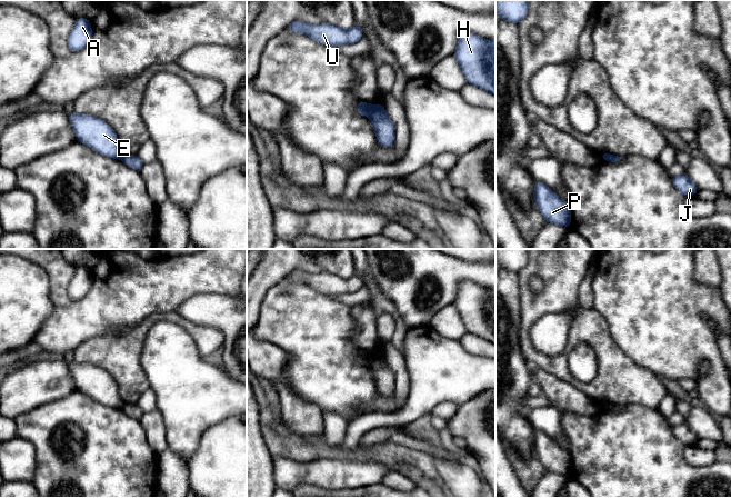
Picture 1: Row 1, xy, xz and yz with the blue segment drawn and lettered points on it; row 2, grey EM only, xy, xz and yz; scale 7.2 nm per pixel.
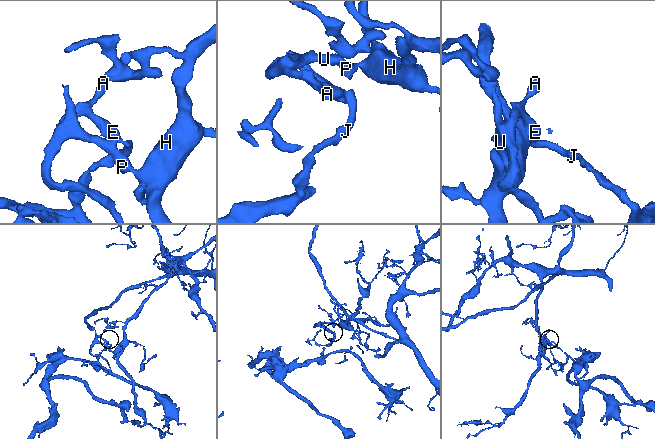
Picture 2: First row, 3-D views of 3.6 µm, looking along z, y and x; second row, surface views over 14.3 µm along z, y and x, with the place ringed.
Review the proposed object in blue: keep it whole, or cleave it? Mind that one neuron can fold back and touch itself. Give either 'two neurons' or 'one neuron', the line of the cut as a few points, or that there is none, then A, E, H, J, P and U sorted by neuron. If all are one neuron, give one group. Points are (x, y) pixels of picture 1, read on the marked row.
two neurons; cut in xz along (373, 106), (372, 112), (369, 116); A E H P U / J

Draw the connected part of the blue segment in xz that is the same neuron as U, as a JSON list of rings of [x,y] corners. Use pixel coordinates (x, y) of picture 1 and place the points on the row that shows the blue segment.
[[[293,20],[287,28],[291,32],[300,32],[326,46],[342,46],[356,43],[363,37],[363,31],[357,24],[343,29],[331,23],[309,24]]]

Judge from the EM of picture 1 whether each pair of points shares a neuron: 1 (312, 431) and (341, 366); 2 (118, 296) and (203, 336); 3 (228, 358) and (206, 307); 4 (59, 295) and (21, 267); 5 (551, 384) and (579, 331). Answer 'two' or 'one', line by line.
1: two
2: two
3: one
4: two
5: two

